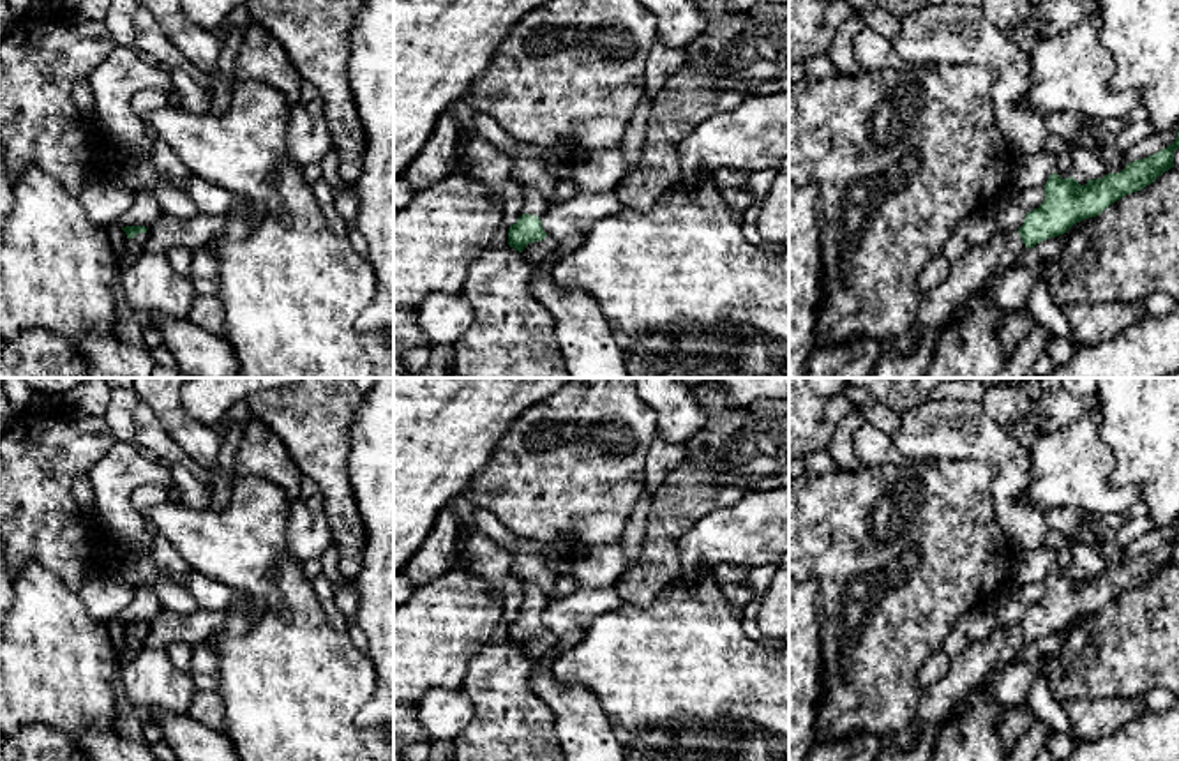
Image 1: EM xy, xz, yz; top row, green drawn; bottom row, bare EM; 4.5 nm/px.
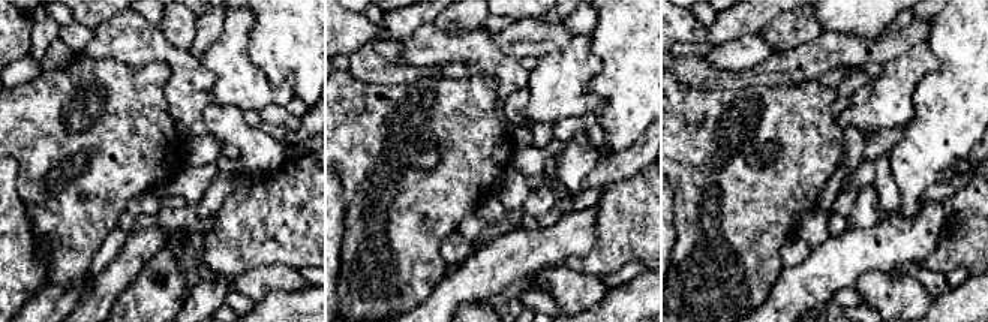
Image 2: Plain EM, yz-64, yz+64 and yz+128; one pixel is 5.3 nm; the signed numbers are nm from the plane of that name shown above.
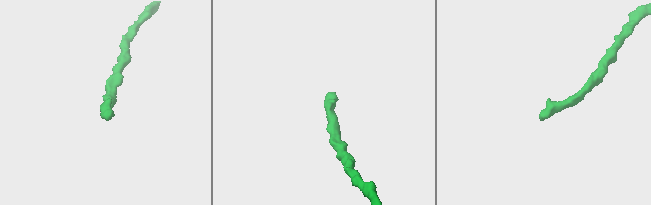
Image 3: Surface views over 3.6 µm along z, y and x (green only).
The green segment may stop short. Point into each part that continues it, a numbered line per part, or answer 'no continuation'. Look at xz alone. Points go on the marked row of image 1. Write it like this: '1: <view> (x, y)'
1: xz (533, 202)

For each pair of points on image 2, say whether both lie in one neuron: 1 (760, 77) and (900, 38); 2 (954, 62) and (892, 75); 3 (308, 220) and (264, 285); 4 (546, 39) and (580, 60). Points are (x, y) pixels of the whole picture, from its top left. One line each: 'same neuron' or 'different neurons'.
1: same neuron
2: different neurons
3: different neurons
4: different neurons

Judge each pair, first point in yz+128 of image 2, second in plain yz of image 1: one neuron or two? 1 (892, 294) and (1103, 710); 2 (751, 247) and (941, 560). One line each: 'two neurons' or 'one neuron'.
1: one neuron
2: one neuron

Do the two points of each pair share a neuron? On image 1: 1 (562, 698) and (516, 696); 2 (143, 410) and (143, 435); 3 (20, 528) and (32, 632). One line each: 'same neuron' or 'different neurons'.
1: different neurons
2: same neuron
3: different neurons

